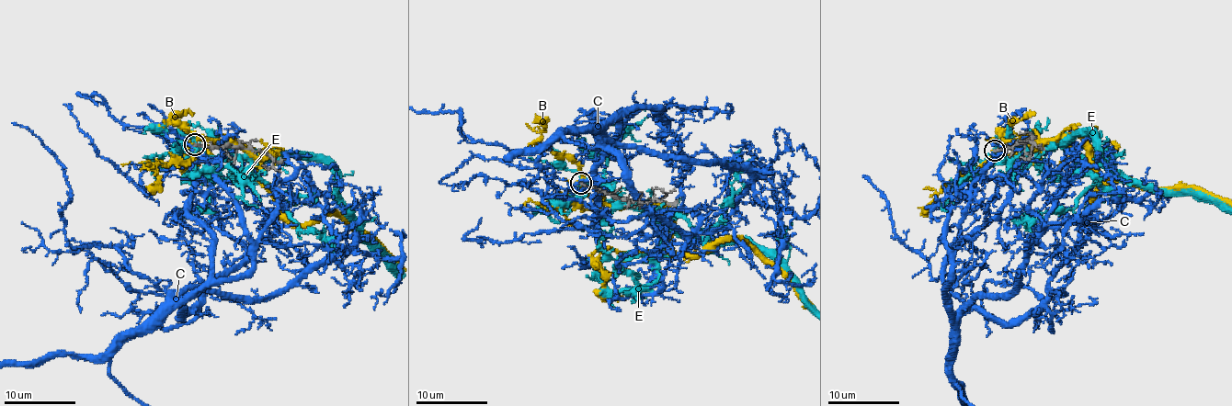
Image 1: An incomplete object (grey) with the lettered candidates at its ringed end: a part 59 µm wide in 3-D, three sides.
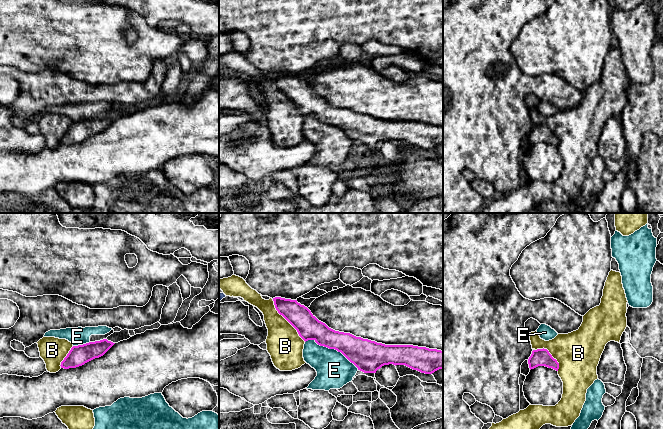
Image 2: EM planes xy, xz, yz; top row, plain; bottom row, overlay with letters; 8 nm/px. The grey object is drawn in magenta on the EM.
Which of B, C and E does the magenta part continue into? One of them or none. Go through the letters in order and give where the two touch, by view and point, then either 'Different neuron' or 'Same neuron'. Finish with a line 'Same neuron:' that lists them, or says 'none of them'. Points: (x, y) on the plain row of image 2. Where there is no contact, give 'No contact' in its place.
B: Touches magenta at xz (286, 95). Different neuron
C: No contact. Same neuron
E: Touches magenta at xz (332, 124). Different neuron
Same neuron: C

